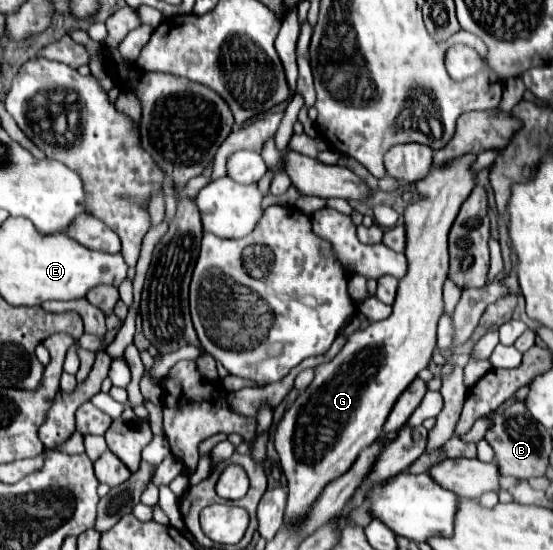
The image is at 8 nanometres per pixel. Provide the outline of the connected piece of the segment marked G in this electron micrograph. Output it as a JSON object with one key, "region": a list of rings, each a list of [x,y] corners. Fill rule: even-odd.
{"region":[[[475,156],[457,158],[415,184],[421,198],[405,210],[405,256],[409,270],[399,282],[393,314],[387,320],[371,322],[365,330],[353,332],[331,362],[319,364],[313,382],[285,410],[277,424],[275,448],[289,490],[285,526],[301,526],[307,520],[323,488],[345,474],[359,452],[379,438],[397,398],[429,366],[437,342],[437,322],[443,314],[441,290],[449,266],[447,234],[461,204],[475,186],[469,172],[473,160]]]}

